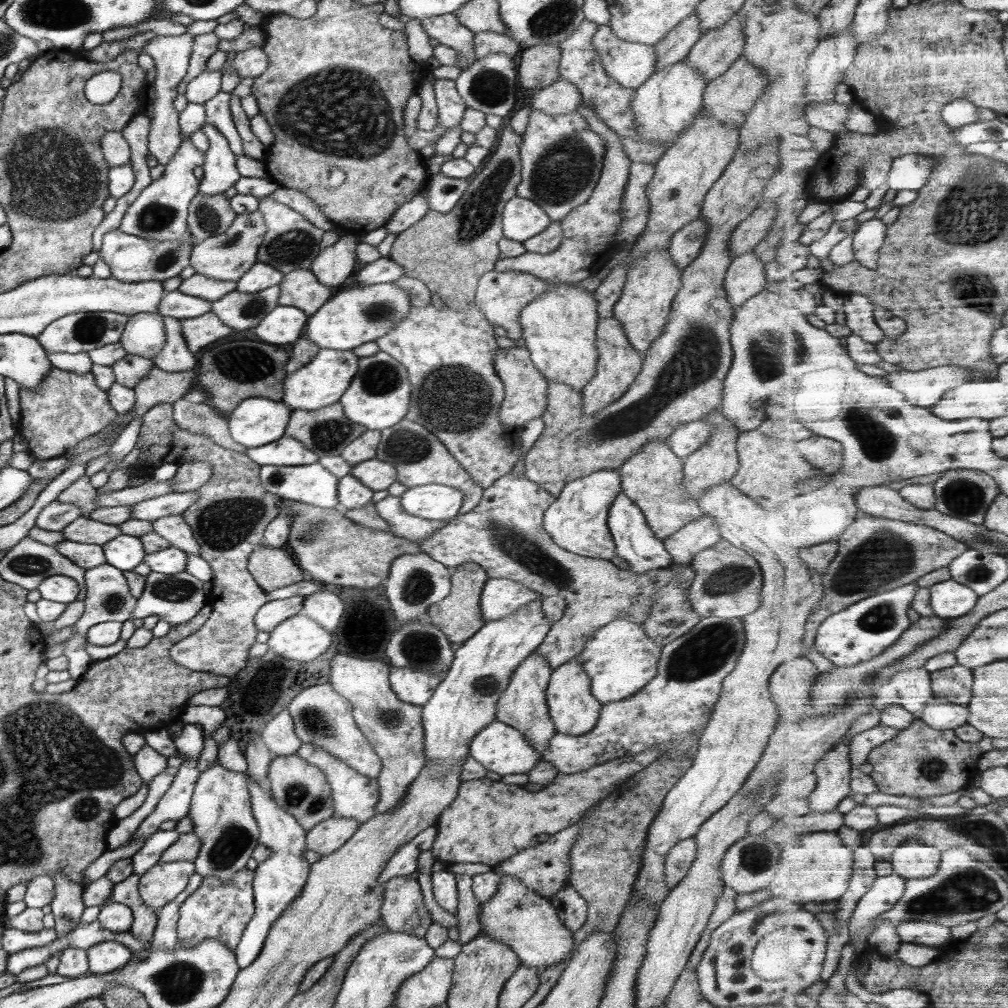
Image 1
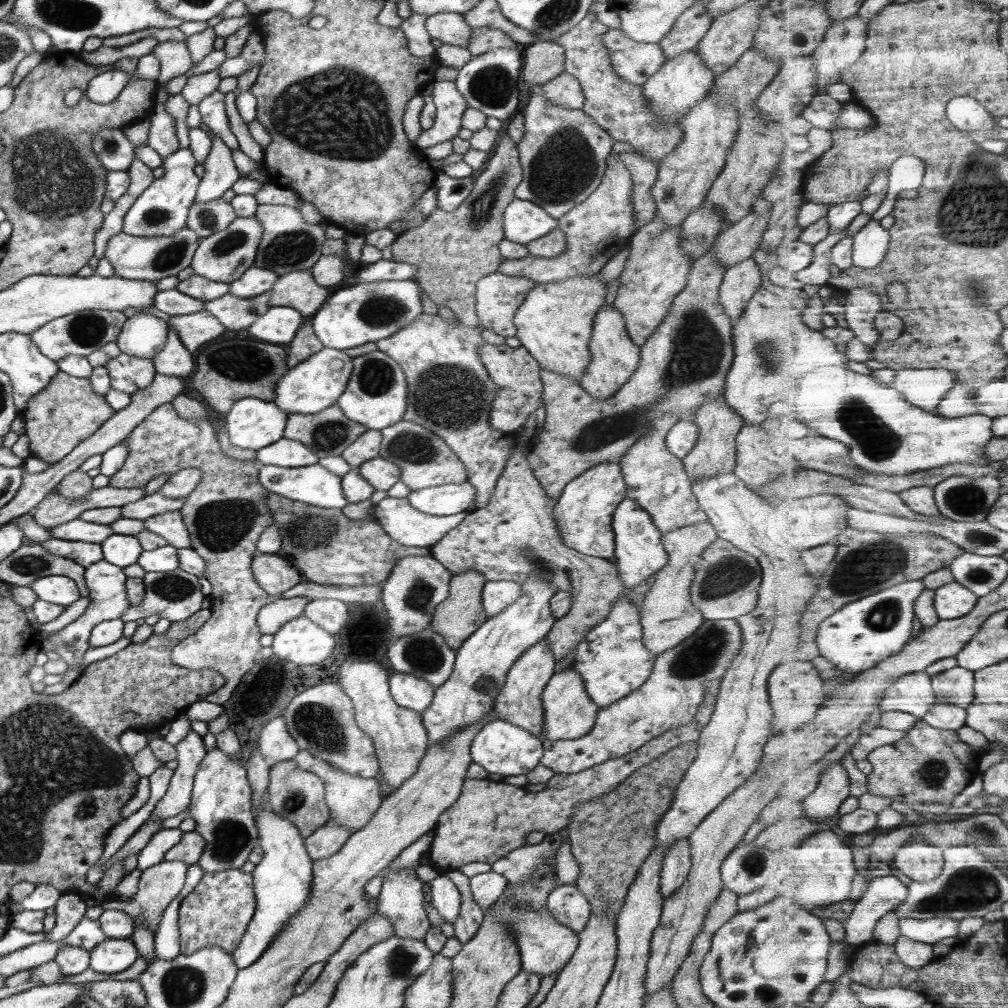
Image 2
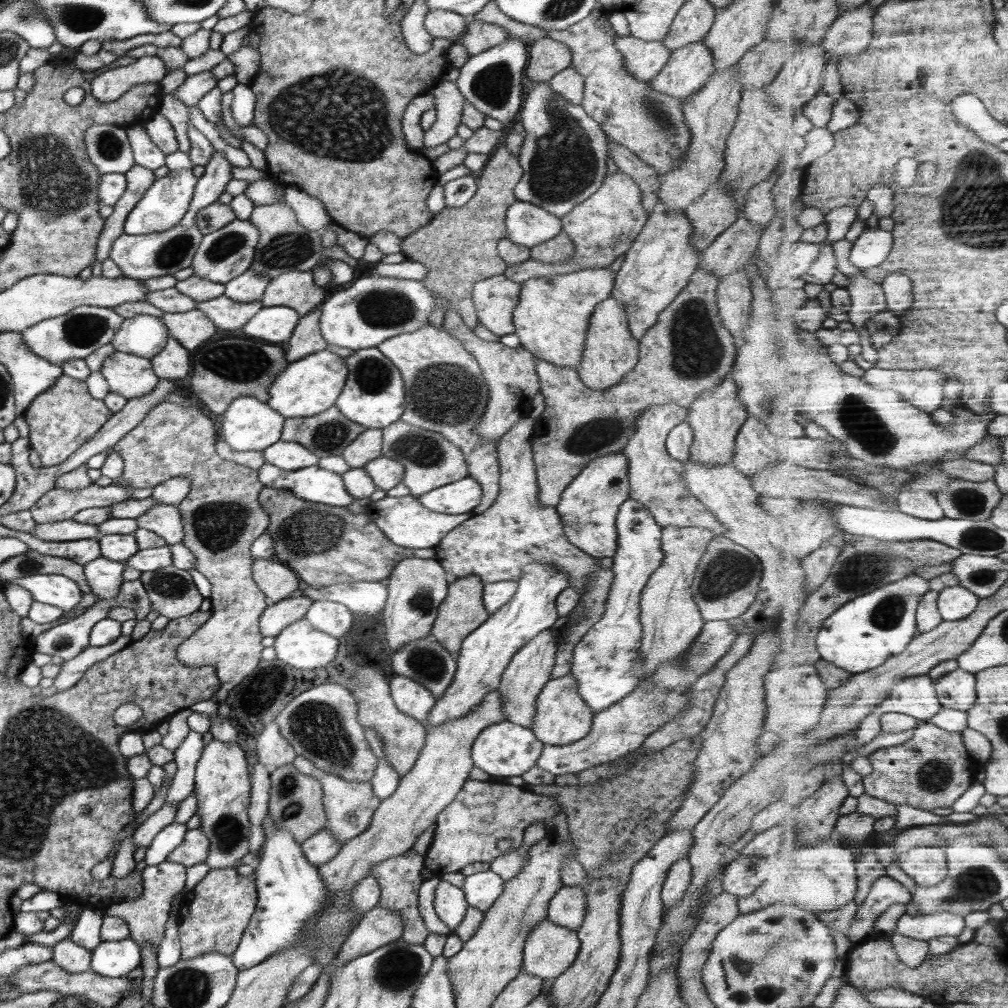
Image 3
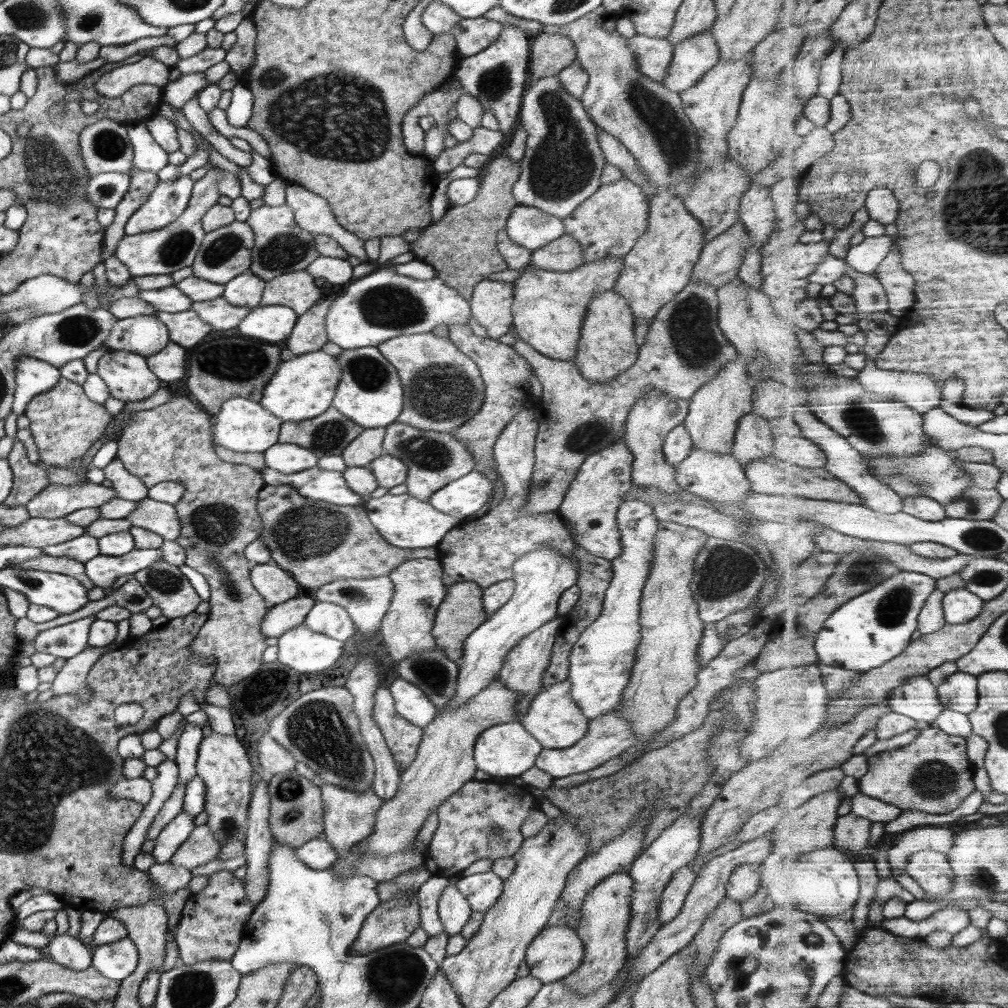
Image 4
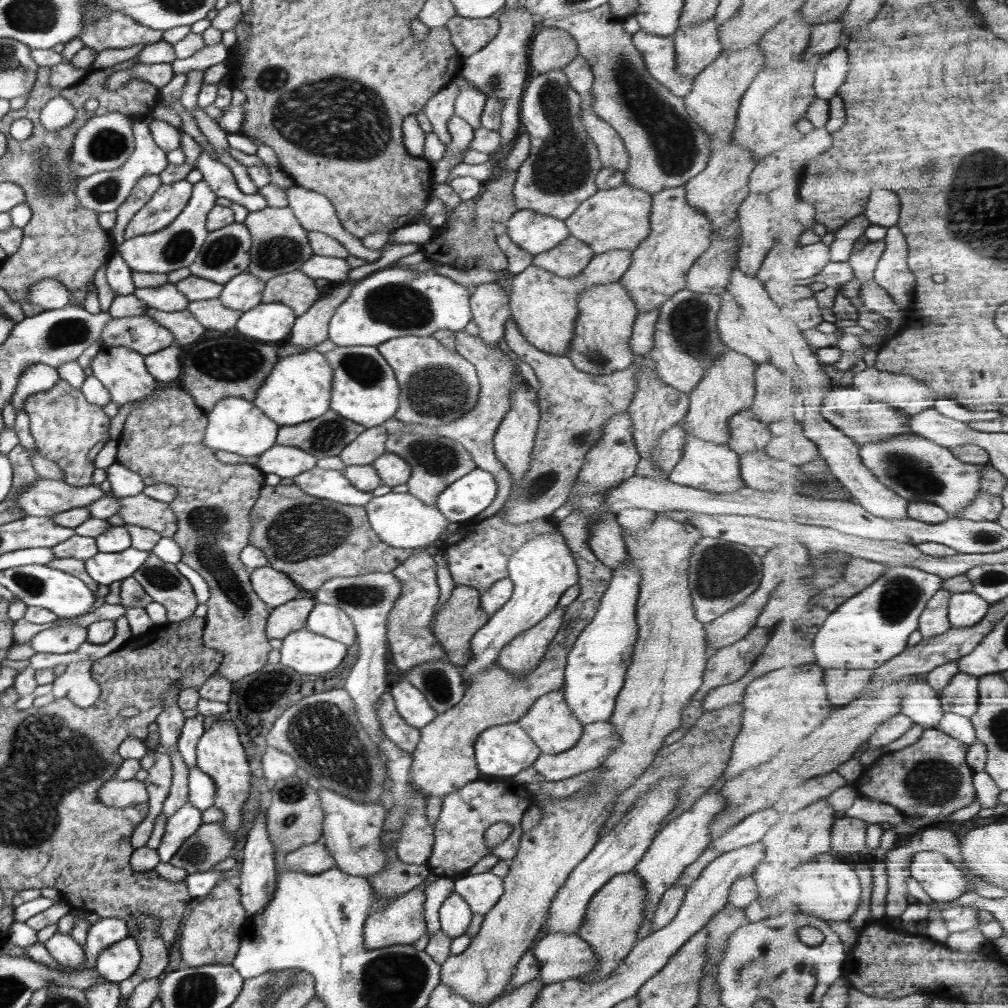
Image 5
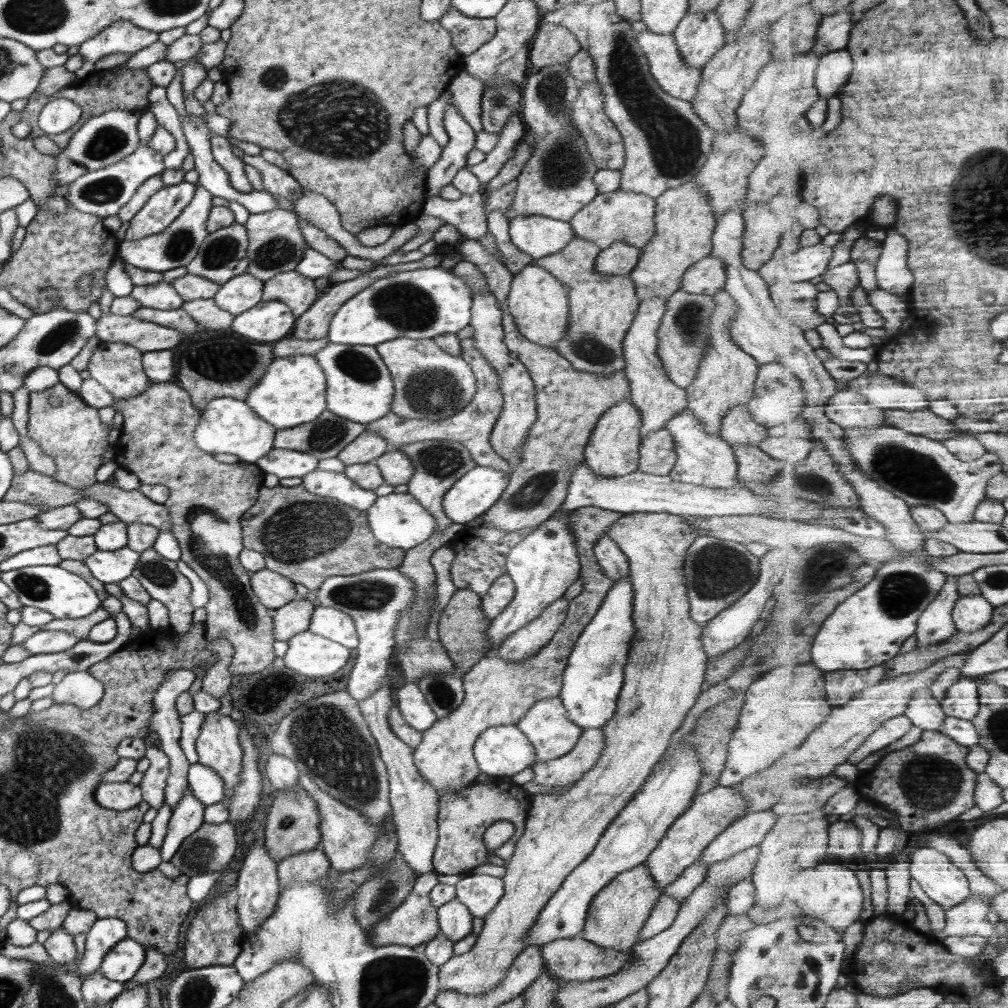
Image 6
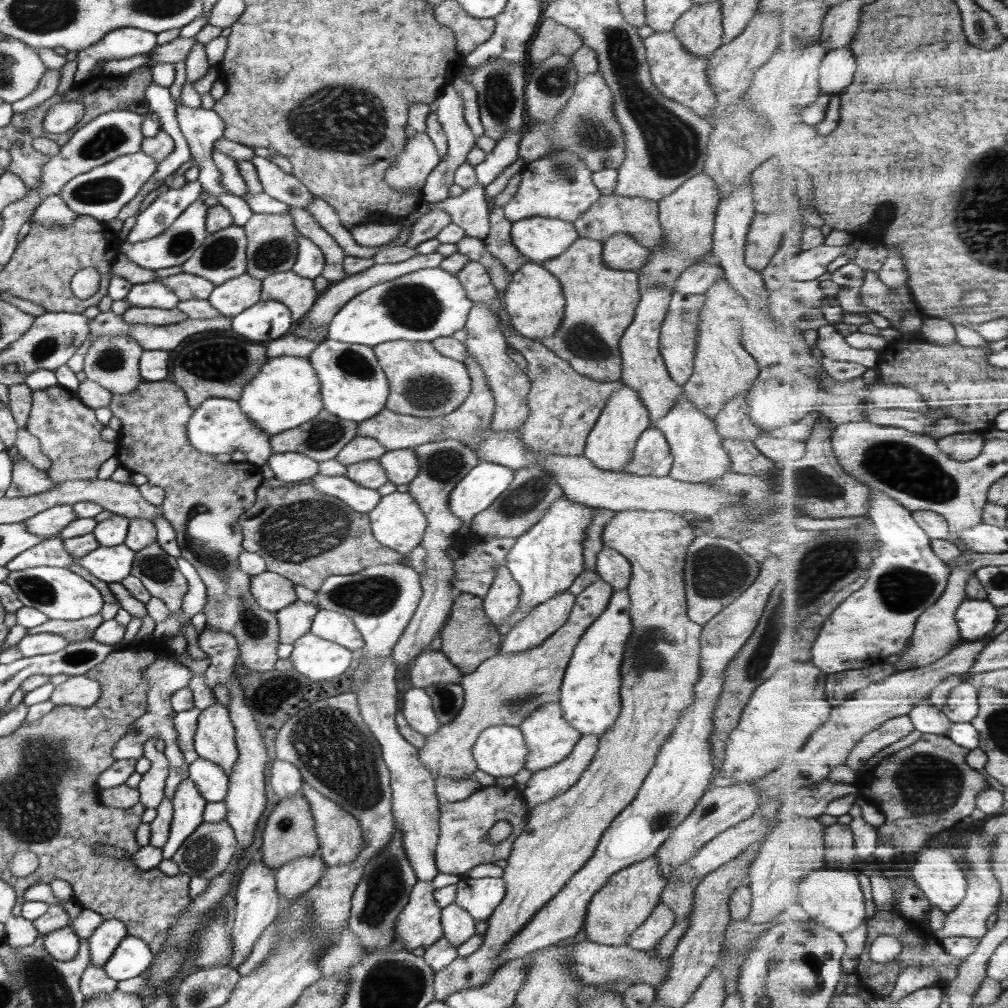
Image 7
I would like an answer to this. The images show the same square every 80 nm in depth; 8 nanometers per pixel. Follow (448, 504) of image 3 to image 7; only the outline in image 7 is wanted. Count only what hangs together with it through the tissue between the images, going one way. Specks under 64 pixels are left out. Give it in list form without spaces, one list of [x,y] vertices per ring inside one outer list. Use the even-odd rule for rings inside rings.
[[[486,460],[480,461],[450,492],[450,512],[470,525],[474,516],[486,510],[501,496],[514,478],[514,469]]]

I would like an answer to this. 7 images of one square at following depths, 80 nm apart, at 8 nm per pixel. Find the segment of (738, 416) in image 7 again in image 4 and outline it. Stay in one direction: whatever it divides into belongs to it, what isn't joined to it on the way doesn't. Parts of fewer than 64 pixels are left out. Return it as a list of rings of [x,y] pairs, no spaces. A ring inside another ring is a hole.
[[[754,412],[738,421],[731,455],[744,467],[765,456],[773,456],[775,436],[768,421]]]

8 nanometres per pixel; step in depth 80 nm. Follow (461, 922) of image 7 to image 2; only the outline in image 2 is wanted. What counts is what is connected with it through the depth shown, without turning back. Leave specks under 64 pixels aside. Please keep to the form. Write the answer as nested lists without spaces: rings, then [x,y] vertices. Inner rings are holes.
[[[446,873],[431,880],[431,905],[441,914],[446,923],[454,923],[461,909],[461,894]]]

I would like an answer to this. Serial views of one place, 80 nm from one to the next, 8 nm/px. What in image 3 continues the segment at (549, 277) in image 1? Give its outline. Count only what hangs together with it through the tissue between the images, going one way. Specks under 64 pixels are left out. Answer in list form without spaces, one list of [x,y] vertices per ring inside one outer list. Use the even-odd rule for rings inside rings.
[[[618,169],[613,175],[606,175],[600,189],[587,200],[577,204],[561,218],[562,231],[574,243],[575,255],[567,263],[543,263],[532,258],[520,264],[507,265],[503,275],[517,283],[526,282],[539,276],[554,276],[609,266],[618,256],[626,254],[638,233],[645,225],[649,214],[642,204],[642,194],[638,186],[627,174]]]

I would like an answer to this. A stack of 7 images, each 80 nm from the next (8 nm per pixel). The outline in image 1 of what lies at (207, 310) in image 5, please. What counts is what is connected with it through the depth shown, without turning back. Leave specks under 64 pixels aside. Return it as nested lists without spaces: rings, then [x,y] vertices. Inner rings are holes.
[[[270,286],[260,292],[243,293],[236,290],[211,303],[211,311],[232,330],[256,328],[279,304],[280,287]]]

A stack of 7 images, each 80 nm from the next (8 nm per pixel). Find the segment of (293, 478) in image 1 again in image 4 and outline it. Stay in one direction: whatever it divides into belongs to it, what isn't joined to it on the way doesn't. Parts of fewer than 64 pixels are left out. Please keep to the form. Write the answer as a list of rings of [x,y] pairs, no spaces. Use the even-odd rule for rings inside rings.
[[[266,466],[260,471],[264,484],[291,486],[306,498],[324,500],[340,506],[363,505],[367,498],[347,487],[342,472],[322,470],[318,466],[294,474],[282,474]]]

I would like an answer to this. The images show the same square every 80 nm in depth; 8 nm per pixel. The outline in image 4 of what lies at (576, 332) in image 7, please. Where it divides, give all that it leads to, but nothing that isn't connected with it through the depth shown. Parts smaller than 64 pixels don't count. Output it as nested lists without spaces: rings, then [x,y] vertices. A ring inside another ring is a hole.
[[[564,234],[531,251],[531,263],[547,271],[570,272],[583,265],[582,247],[575,238]],[[612,288],[591,298],[580,329],[580,340],[572,360],[580,374],[591,382],[608,382],[628,370],[637,361],[639,347],[635,341],[634,317],[628,301]]]

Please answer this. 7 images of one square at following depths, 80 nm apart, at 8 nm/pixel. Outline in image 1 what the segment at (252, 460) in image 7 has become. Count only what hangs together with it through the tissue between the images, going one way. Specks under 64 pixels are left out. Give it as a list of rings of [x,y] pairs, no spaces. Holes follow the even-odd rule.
[[[246,398],[228,416],[231,437],[246,449],[273,443],[285,434],[291,411],[282,401]]]

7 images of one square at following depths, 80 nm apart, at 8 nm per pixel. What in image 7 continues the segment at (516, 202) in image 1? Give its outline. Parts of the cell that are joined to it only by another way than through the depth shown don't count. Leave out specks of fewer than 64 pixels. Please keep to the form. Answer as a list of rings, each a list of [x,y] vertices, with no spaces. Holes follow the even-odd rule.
[[[543,216],[511,223],[513,245],[533,263],[560,256],[578,237],[573,223]]]

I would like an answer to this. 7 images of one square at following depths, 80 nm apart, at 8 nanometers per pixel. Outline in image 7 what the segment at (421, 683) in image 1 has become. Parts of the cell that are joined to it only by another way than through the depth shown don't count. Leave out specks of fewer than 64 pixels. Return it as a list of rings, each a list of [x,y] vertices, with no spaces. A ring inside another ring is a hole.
[[[412,687],[400,695],[400,711],[406,722],[425,737],[441,725],[432,706],[432,699],[422,687]]]

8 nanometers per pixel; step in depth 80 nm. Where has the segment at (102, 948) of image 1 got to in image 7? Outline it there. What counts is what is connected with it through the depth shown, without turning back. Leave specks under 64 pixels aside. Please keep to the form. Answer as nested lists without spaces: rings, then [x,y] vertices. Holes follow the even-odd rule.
[[[126,935],[106,961],[103,969],[117,982],[133,979],[152,964],[154,954],[145,940]]]

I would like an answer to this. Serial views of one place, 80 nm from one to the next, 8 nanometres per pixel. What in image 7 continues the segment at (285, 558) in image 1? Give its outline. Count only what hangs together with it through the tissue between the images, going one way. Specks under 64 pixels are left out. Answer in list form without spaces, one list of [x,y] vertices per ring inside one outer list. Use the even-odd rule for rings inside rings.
[[[266,571],[251,577],[250,592],[260,608],[275,614],[298,600],[294,587],[291,580]]]

